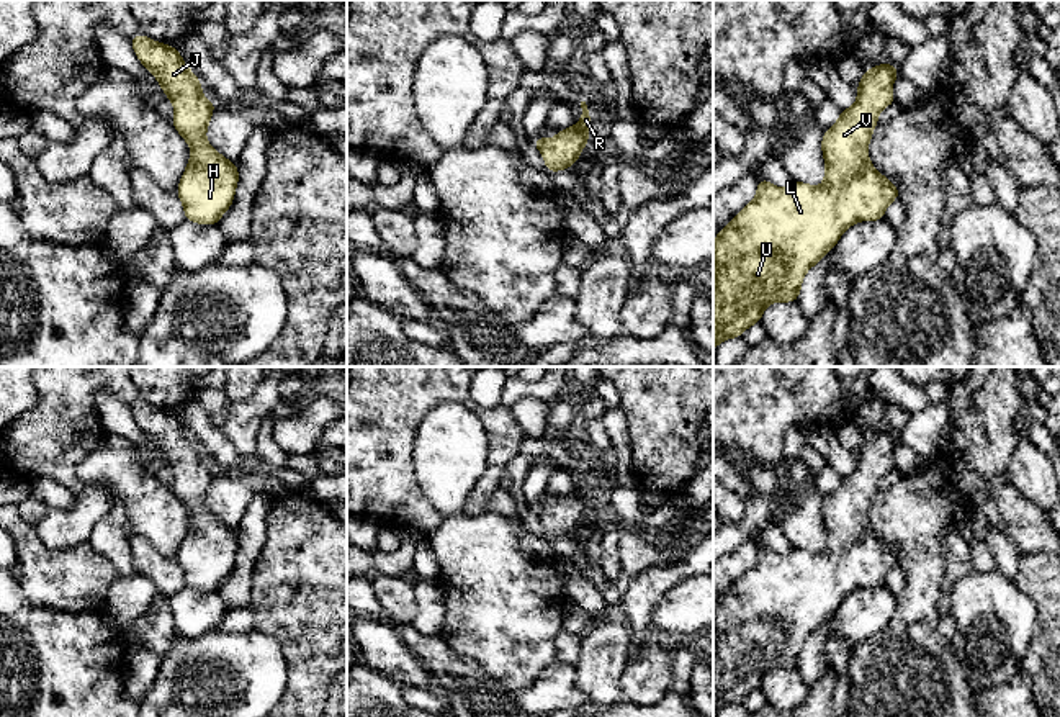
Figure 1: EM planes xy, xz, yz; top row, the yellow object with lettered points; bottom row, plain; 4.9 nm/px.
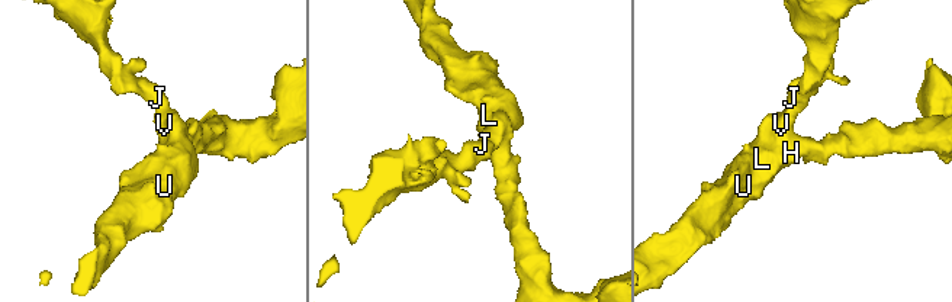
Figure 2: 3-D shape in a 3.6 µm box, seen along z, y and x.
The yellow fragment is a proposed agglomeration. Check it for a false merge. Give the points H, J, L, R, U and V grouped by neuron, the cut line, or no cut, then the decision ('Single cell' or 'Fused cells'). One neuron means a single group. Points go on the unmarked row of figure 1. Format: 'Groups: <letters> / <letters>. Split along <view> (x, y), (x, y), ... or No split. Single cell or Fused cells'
Groups: H J L R U V. No split. Single cell

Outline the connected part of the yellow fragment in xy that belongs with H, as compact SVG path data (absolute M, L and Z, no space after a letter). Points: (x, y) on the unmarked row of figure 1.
M144 401L134 403L131 413L177 475L172 491L191 514L177 555L185 586L216 591L232 571L239 550L236 529L227 527L206 509L206 496L216 470L203 465L203 452L183 429L177 414L152 408Z

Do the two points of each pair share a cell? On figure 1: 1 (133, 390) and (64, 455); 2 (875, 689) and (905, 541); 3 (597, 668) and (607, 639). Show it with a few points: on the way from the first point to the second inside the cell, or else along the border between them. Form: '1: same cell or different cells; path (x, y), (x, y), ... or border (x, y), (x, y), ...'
1: same cell; path (107, 385), (97, 385), (66, 416), (64, 429)
2: same cell; path (908, 652), (916, 617), (916, 578)
3: same cell; path (601, 662), (606, 645)

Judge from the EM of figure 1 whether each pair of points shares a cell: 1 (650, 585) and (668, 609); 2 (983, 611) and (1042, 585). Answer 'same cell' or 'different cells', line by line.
1: different cells
2: different cells

